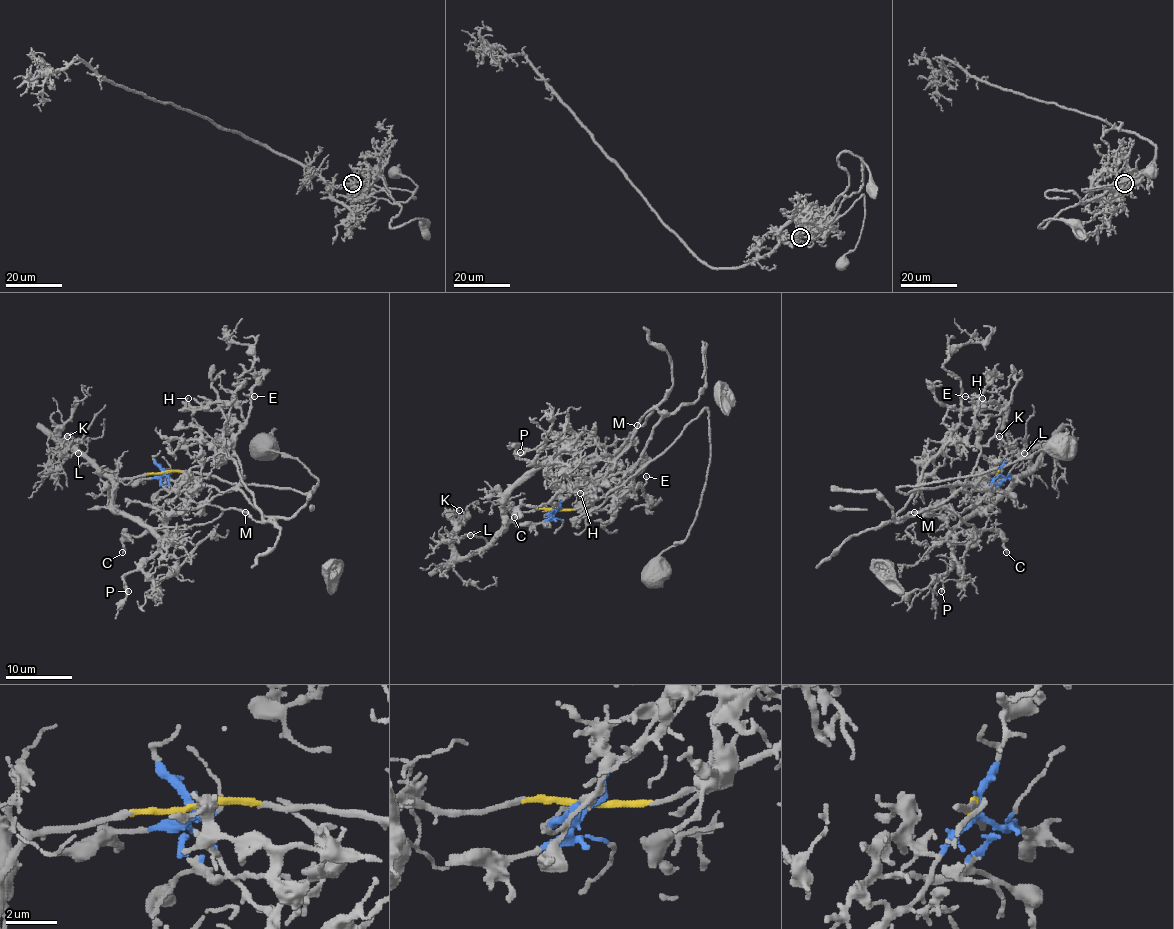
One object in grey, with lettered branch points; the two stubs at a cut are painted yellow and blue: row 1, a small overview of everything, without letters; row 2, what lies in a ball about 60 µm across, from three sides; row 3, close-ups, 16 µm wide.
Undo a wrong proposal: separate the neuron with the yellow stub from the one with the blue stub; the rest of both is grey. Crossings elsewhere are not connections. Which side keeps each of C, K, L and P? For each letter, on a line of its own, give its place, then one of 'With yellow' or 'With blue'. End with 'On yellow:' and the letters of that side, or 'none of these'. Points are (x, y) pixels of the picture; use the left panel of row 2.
C: Place: (122, 552). With blue
K: Place: (67, 436). With yellow
L: Place: (78, 453). With yellow
P: Place: (128, 591). With yellow
On yellow: K, L, P

